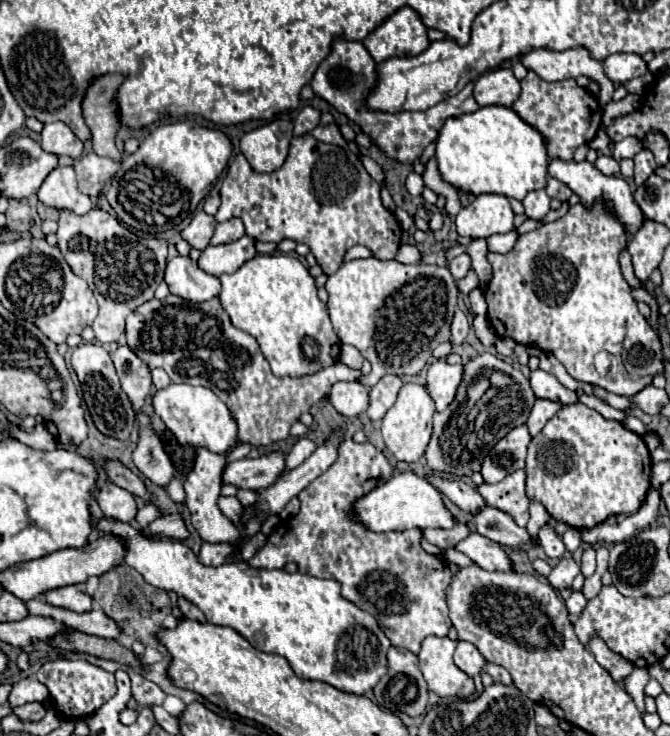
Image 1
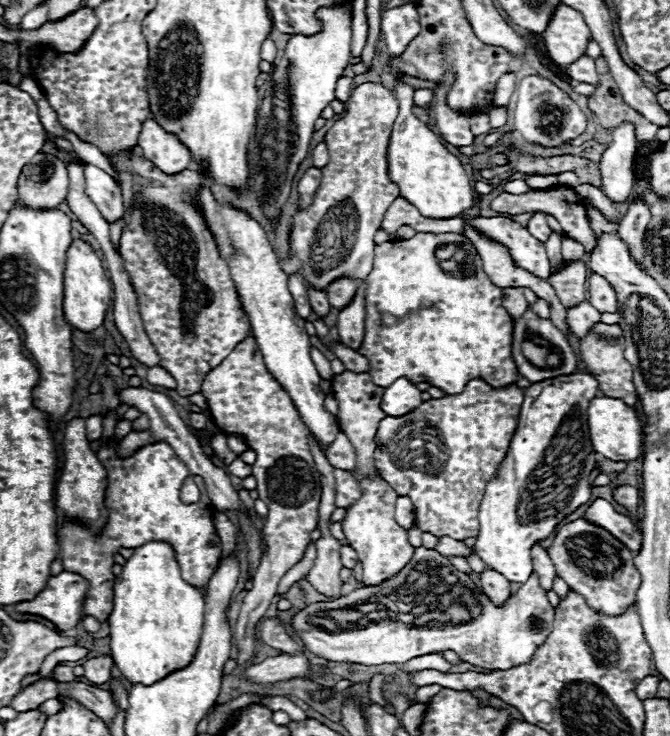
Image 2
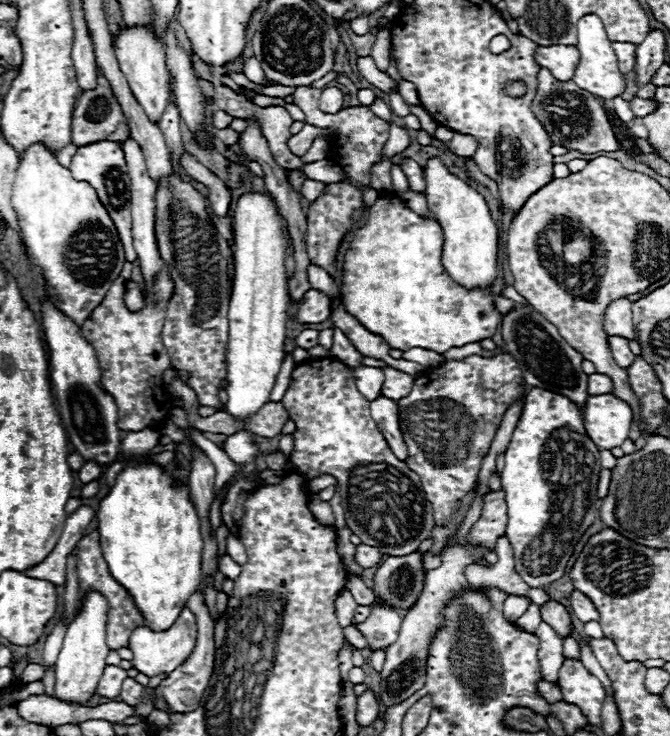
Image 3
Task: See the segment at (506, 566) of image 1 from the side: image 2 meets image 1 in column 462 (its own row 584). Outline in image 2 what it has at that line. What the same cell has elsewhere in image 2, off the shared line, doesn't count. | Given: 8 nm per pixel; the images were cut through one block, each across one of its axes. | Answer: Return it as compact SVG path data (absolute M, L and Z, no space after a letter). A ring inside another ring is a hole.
M538 544L532 548L532 562L534 562L534 572L538 574L540 586L546 592L552 590L552 584L554 584L554 578L556 578L556 568L554 568L550 556L546 554L546 550Z

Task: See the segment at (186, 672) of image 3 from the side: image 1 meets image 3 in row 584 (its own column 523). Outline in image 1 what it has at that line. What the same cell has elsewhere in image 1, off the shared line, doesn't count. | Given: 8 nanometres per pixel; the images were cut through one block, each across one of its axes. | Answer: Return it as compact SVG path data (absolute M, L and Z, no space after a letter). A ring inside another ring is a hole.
M546 190L528 192L528 196L522 200L522 204L526 208L526 216L532 220L540 220L542 216L546 216L550 212L550 198L548 198Z

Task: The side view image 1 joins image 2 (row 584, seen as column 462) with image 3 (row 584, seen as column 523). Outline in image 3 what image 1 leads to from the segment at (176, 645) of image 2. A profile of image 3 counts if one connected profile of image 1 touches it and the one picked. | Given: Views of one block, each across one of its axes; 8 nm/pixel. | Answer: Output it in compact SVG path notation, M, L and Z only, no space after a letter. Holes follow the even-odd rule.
M144 428L128 432L122 452L128 456L110 494L98 508L98 532L110 576L126 588L150 630L168 630L202 578L200 518L190 502L188 488L174 488L172 478L158 464L136 462L154 448L160 432Z

